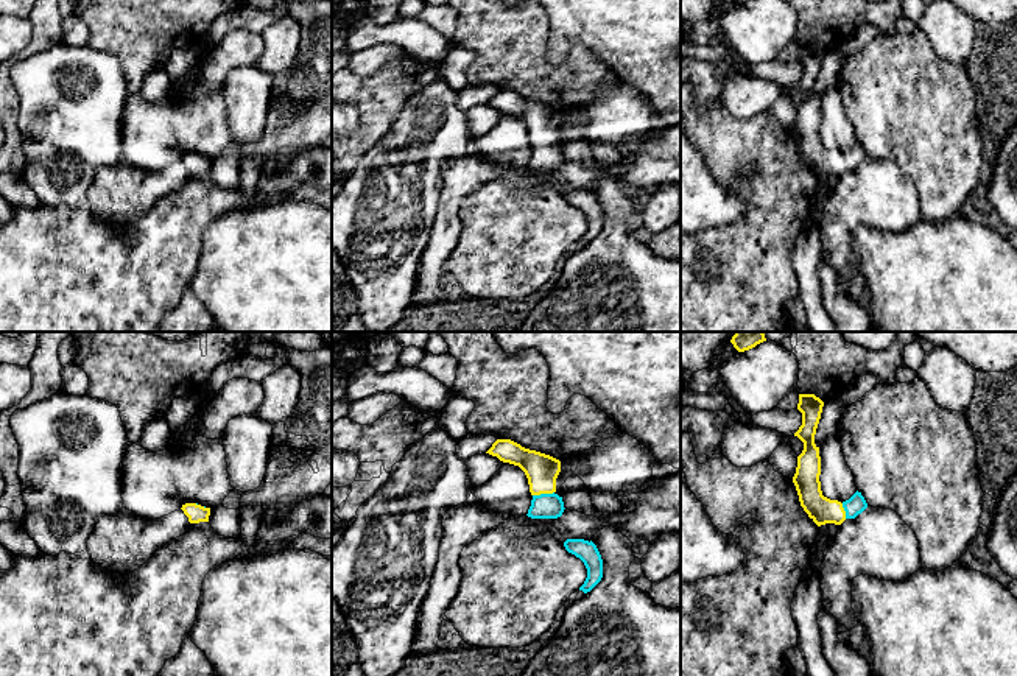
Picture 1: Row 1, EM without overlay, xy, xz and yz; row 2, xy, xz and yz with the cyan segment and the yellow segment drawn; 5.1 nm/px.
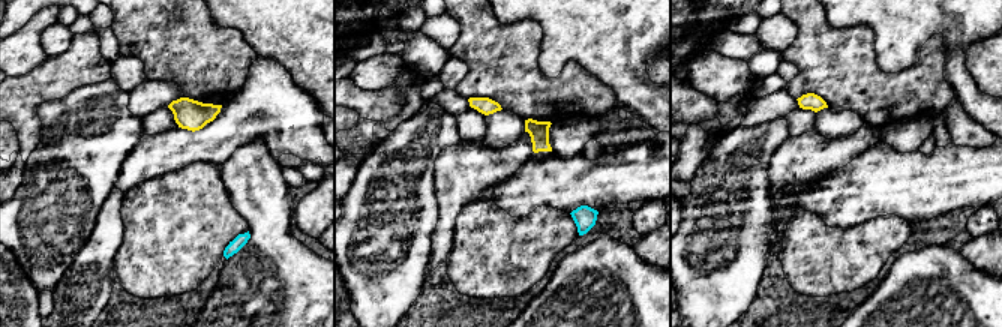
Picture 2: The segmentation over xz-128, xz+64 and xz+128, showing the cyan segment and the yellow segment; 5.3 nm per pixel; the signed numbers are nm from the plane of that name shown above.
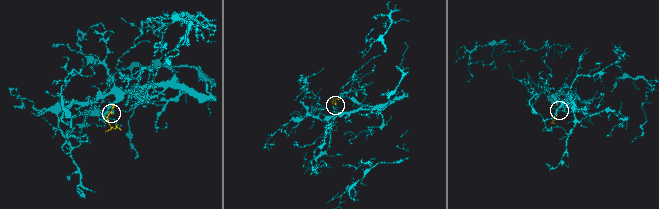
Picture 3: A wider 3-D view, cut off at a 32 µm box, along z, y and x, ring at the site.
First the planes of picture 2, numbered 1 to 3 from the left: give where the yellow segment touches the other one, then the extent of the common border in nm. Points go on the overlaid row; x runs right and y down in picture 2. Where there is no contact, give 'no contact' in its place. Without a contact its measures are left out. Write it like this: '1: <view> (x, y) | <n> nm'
1: no contact
2: no contact
3: no contact

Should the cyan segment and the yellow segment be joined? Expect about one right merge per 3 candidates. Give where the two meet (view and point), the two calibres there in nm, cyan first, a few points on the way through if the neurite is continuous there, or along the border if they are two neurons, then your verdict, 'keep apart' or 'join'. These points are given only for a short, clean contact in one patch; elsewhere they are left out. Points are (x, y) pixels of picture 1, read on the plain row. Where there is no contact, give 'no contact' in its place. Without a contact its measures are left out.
meets cyan in xz at (542, 145); 130 nm thick on the cyan side, 170 nm on the other; runs through xz (545, 156), (542, 145), (541, 120); join

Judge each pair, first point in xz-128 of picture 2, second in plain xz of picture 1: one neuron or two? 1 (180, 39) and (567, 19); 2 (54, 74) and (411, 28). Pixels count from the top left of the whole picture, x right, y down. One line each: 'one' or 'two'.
1: two
2: two

